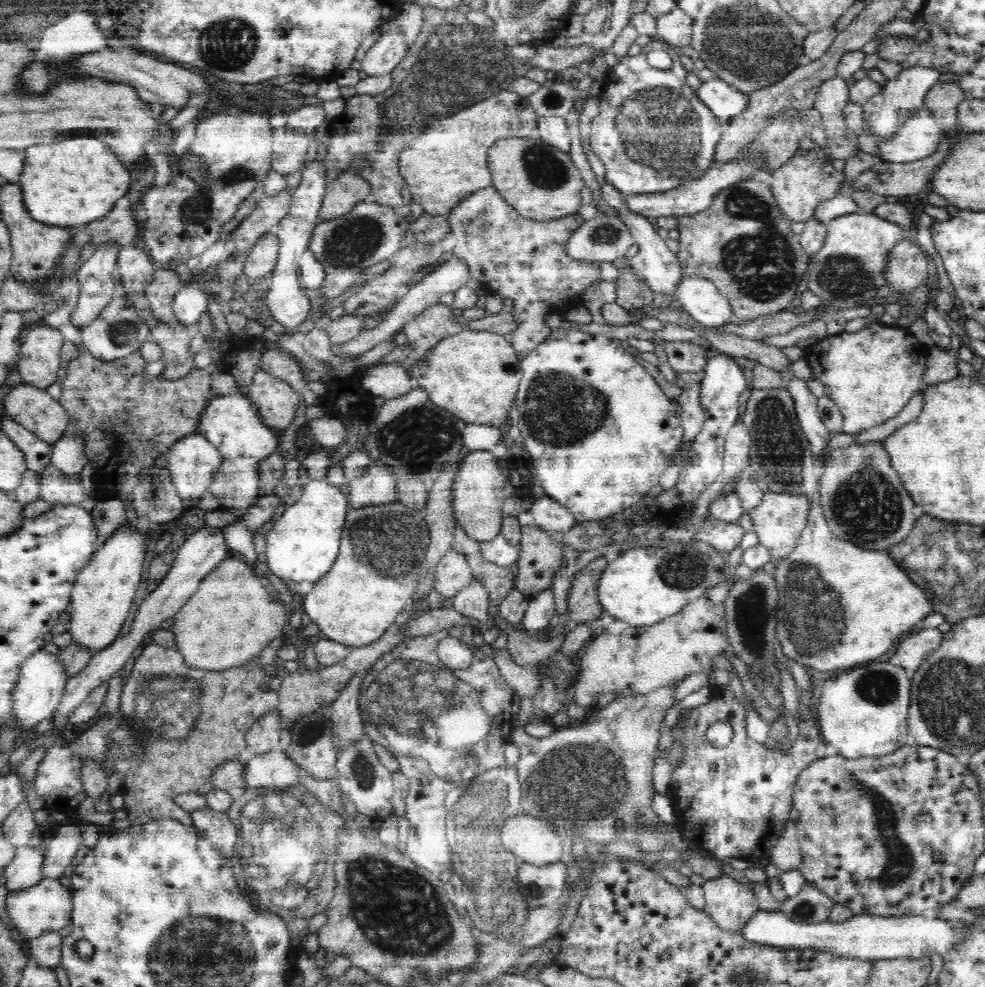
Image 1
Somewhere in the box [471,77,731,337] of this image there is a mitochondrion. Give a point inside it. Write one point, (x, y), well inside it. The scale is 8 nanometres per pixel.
(662, 130)

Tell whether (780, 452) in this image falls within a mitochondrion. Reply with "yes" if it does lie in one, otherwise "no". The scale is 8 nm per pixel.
yes

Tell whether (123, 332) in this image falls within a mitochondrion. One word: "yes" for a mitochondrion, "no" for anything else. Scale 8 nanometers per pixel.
yes

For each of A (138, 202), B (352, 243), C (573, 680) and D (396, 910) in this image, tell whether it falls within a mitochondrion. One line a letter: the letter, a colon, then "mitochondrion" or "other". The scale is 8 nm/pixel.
A: other
B: mitochondrion
C: other
D: mitochondrion

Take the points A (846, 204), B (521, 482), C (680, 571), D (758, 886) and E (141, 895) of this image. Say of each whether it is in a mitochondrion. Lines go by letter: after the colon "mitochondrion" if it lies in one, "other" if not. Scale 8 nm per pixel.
A: other
B: mitochondrion
C: mitochondrion
D: other
E: other

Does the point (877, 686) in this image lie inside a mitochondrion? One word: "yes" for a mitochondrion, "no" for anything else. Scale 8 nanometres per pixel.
yes

